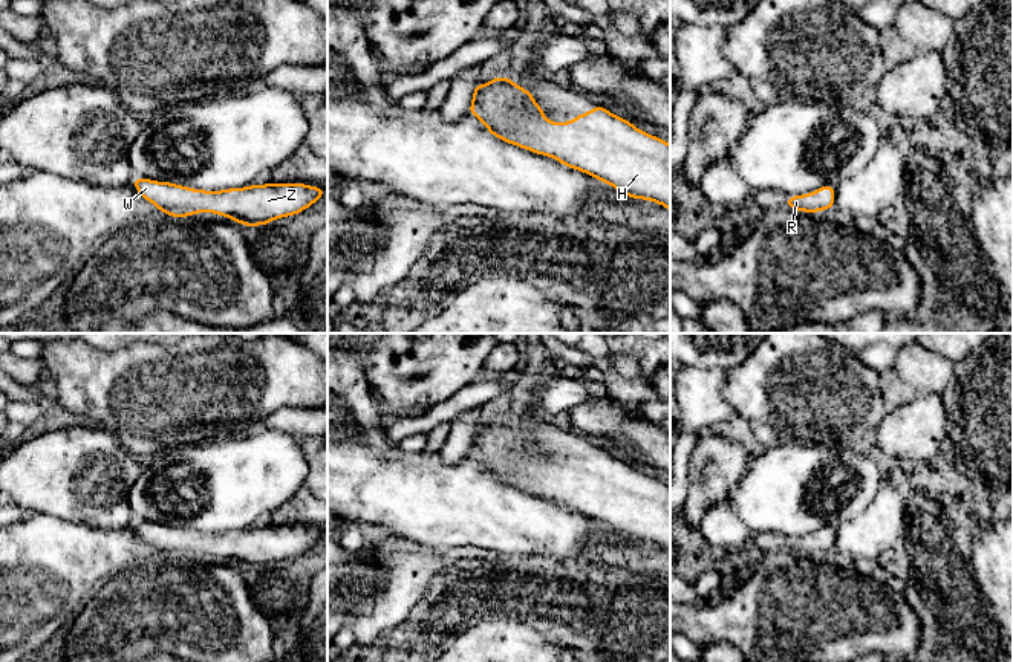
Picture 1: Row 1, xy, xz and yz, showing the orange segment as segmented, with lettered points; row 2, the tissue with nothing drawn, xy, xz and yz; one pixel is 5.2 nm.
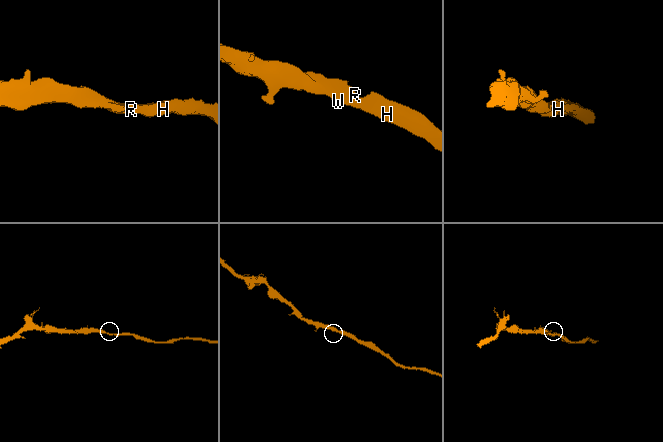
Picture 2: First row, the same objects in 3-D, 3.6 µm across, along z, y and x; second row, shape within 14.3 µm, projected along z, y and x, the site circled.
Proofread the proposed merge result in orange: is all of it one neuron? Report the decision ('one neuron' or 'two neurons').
one neuron

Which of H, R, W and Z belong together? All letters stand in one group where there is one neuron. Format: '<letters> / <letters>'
H R W Z

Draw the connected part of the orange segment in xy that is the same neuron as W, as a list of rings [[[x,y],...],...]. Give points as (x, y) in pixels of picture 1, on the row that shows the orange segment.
[[[133,177],[136,193],[168,217],[213,213],[248,228],[269,225],[275,219],[297,216],[326,191],[306,183],[248,185],[219,191],[194,190],[171,182]]]

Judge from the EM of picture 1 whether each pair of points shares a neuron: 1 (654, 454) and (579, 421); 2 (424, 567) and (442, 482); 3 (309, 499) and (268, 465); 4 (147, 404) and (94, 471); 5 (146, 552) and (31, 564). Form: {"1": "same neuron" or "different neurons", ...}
{"1": "same neuron", "2": "different neurons", "3": "different neurons", "4": "different neurons", "5": "same neuron"}

